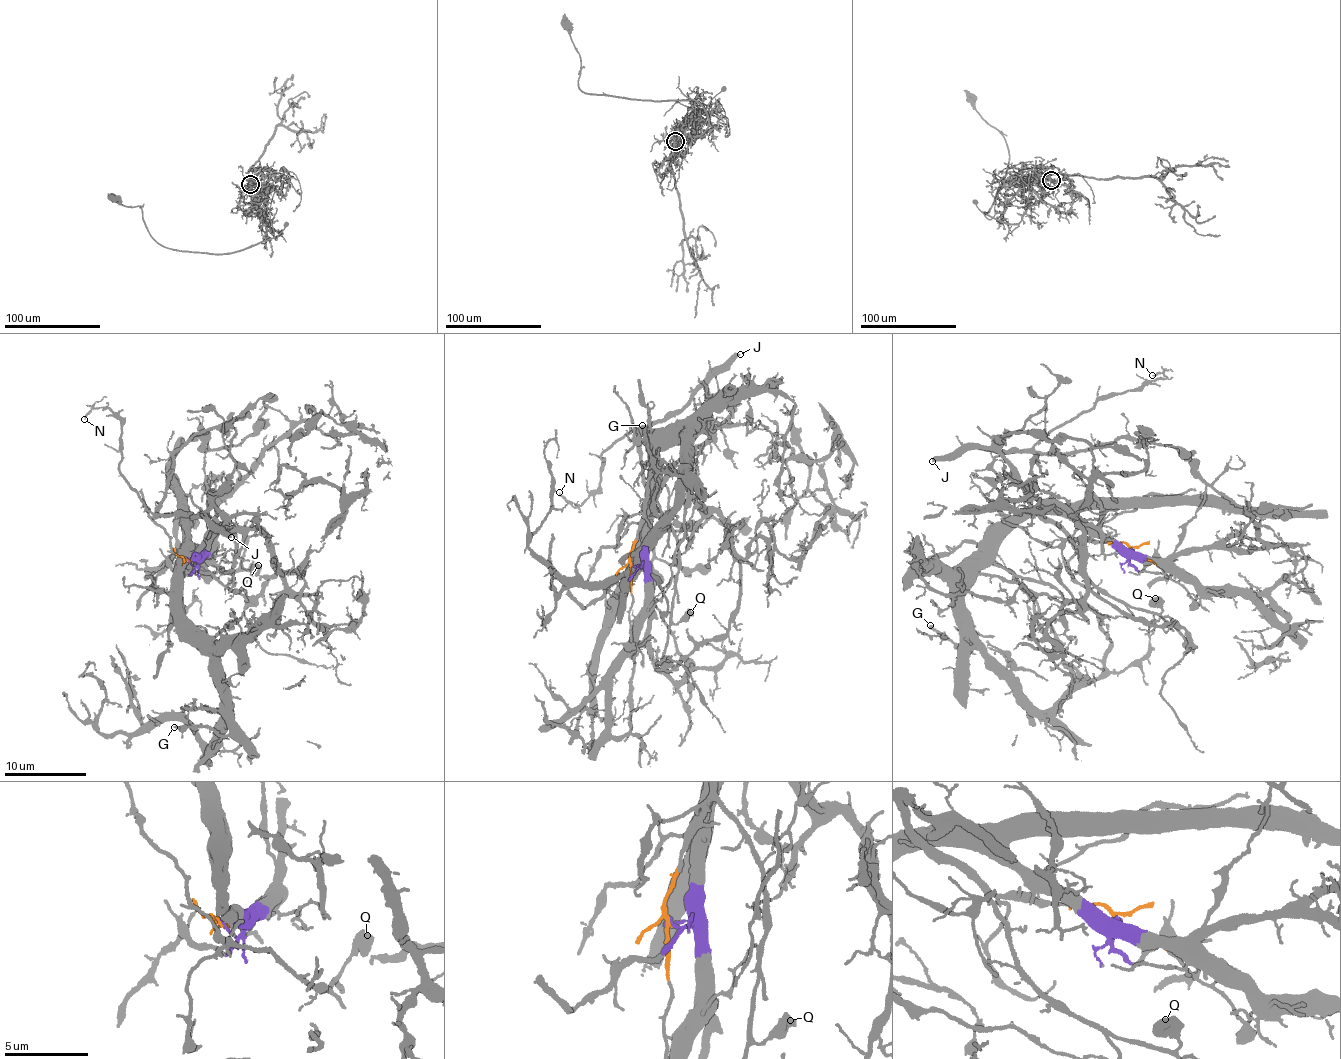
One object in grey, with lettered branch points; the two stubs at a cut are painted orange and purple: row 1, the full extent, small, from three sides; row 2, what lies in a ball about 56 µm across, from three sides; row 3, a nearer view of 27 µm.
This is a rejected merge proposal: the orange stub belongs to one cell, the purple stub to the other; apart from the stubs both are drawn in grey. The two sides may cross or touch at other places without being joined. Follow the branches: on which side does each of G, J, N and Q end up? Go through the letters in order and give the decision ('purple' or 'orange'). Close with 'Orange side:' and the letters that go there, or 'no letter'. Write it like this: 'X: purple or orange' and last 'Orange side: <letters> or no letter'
G: purple
J: orange
N: orange
Q: orange
Orange side: J, N, Q

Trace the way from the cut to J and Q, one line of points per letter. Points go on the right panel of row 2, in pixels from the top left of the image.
J: (1132, 550), (1118, 542), (1073, 536), (1058, 522), (1034, 509), (1028, 489), (997, 451), (973, 447), (932, 461)
Q: (1132, 550), (1124, 543), (1069, 539), (1097, 587), (1135, 608), (1153, 614), (1162, 611), (1162, 601), (1154, 598)

